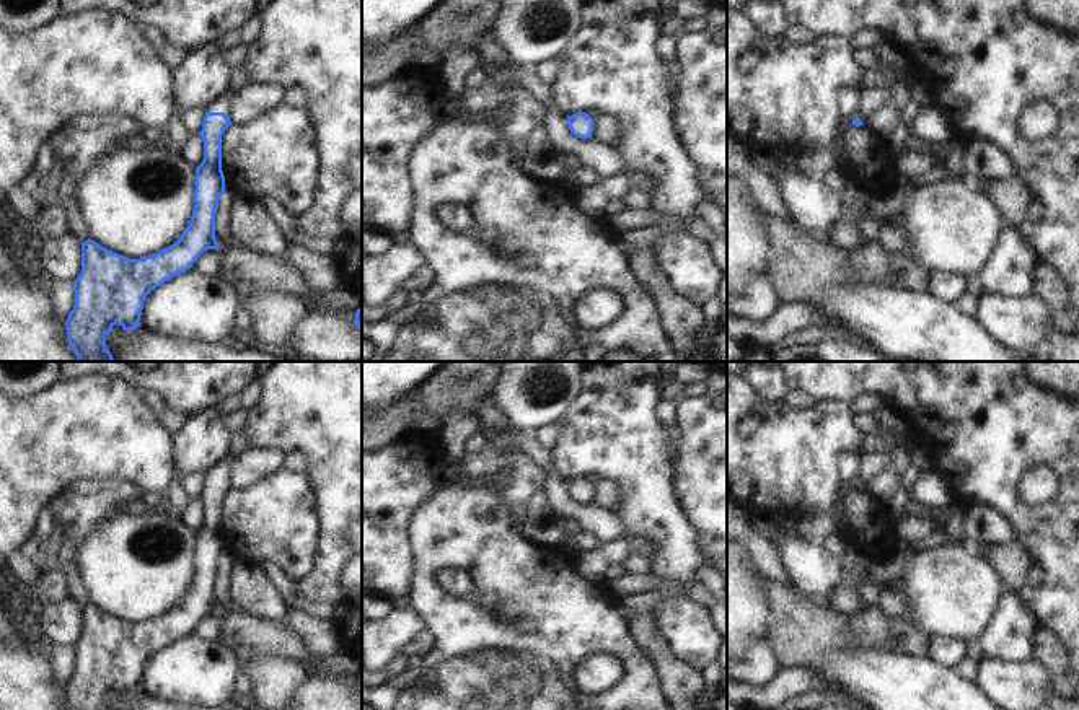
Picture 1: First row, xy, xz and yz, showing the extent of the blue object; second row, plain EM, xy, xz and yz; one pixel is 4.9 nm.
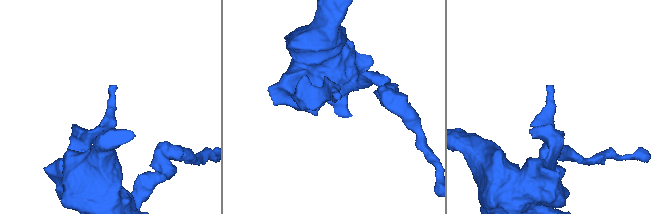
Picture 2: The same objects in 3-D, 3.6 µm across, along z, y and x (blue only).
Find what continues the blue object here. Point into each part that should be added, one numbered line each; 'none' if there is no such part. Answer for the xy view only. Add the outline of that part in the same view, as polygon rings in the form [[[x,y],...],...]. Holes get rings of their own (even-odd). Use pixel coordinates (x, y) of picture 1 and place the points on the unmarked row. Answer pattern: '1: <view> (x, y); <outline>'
1: xy (222, 466); [[[228,453],[225,458],[218,459],[212,467],[209,467],[204,476],[205,477],[223,477],[228,480],[233,458],[235,456],[231,453]]]

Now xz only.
none

